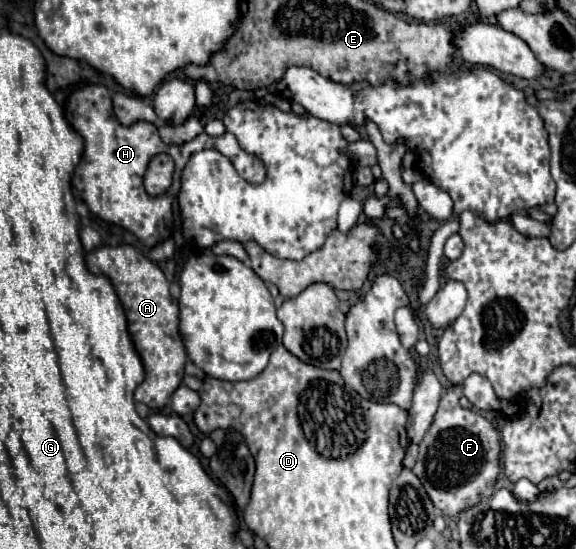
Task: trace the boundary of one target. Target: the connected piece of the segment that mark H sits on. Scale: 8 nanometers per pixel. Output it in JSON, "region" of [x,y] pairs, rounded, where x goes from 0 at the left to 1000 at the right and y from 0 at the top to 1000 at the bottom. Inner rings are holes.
{"region":[[[151,153],[127,160],[122,180],[111,195],[111,209],[118,224],[146,250],[146,279],[142,279],[142,293],[128,311],[125,337],[135,344],[135,352],[142,355],[142,362],[149,366],[149,373],[163,392],[170,392],[188,406],[198,406],[229,421],[253,450],[267,450],[295,428],[292,410],[299,403],[302,362],[313,348],[313,315],[333,279],[351,271],[372,271],[385,279],[403,293],[413,315],[434,333],[451,333],[462,322],[462,308],[455,293],[424,279],[403,242],[389,242],[382,250],[361,250],[358,242],[351,242],[337,257],[319,264],[285,264],[274,246],[274,235],[264,224],[240,220],[226,231],[215,231],[198,213],[191,169],[177,155]],[[274,279],[292,279],[302,290],[306,297],[302,337],[285,355],[260,359],[250,344],[250,315],[260,290]]]}

